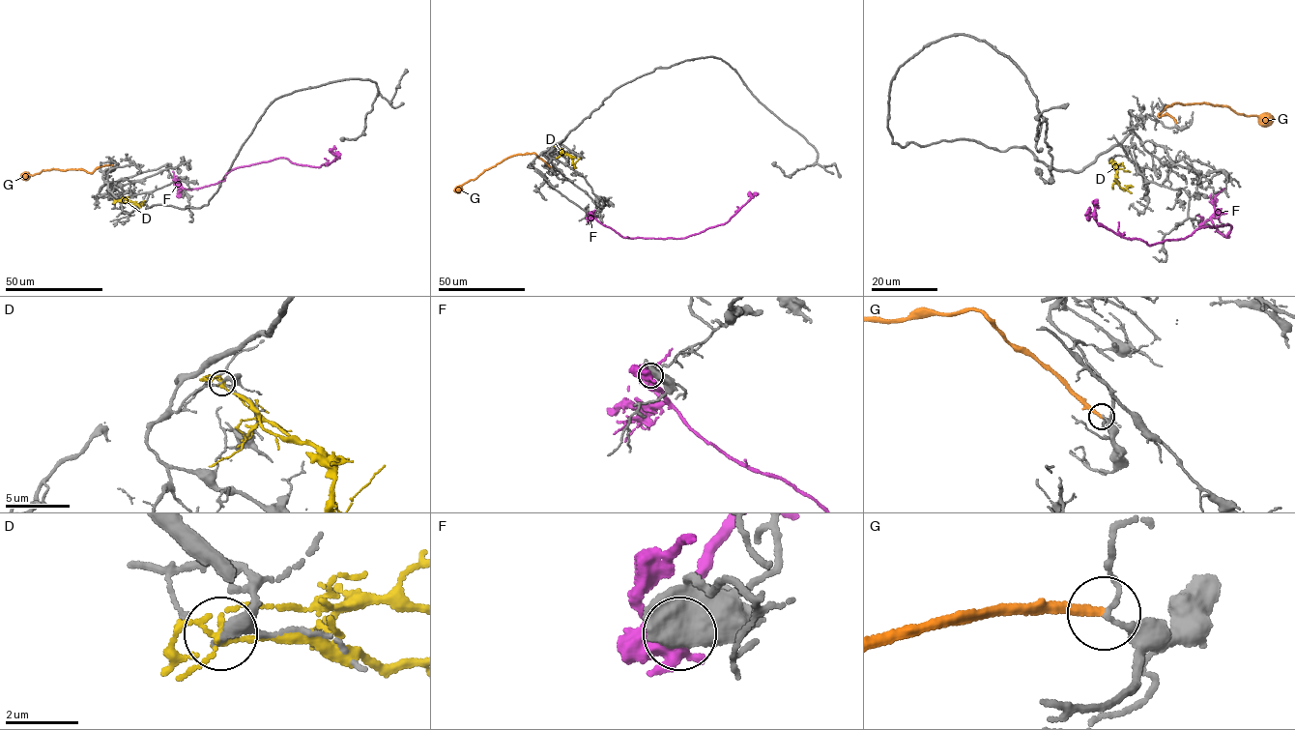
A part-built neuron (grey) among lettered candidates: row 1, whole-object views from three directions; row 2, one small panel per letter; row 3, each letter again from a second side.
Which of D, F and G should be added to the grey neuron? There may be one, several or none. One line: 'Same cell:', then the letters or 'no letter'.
Same cell: no letter

